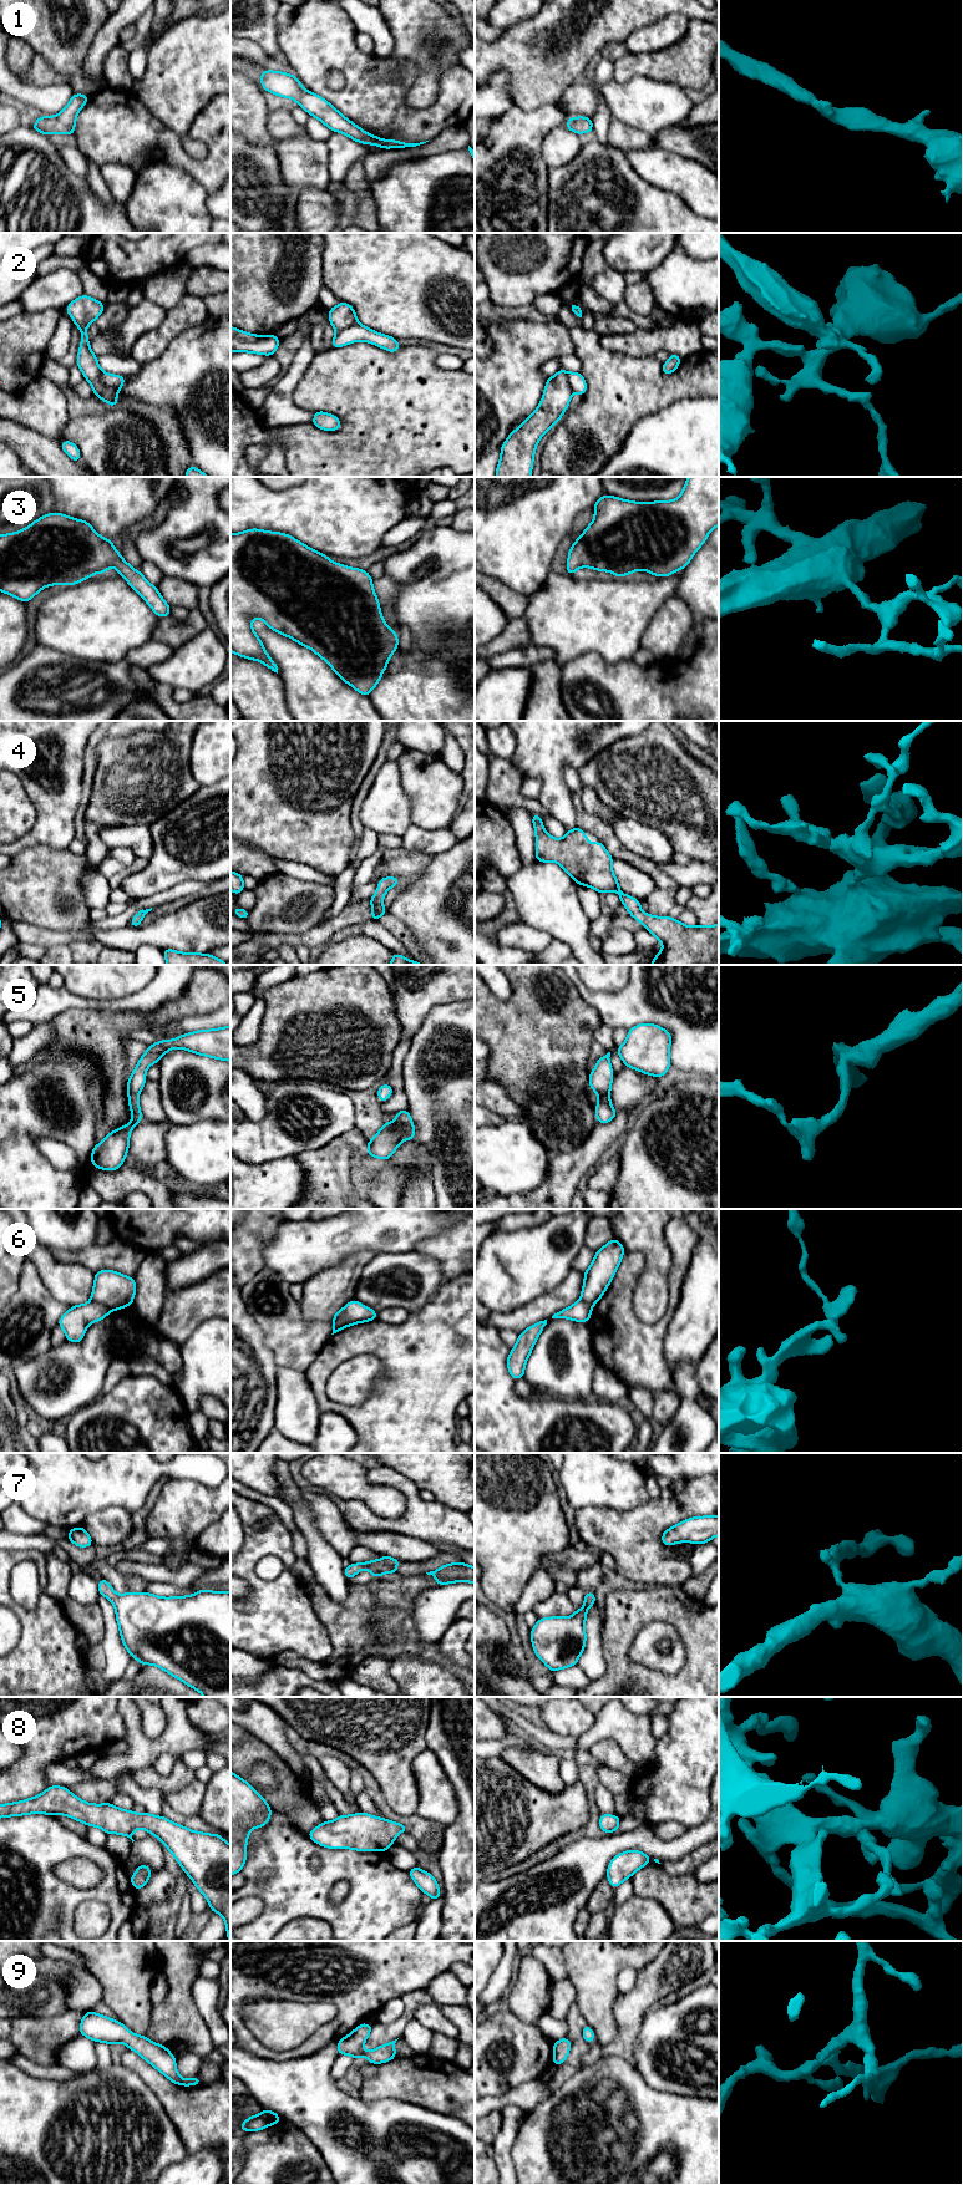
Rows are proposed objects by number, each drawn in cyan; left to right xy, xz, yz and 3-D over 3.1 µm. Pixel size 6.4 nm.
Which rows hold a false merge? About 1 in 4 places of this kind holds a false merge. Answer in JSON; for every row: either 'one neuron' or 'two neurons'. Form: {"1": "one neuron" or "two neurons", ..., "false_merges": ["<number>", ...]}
{"1": "one neuron", "2": "two neurons", "3": "one neuron", "4": "one neuron", "5": "one neuron", "6": "two neurons", "7": "one neuron", "8": "one neuron", "9": "one neuron", "false_merges": ["2", "6"]}

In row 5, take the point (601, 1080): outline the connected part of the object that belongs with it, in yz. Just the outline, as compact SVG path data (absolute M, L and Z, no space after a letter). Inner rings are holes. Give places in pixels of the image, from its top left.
M610 1052L595 1062L595 1068L589 1073L589 1087L597 1093L598 1103L595 1118L598 1123L609 1123L618 1111L610 1104L610 1086L614 1077L609 1061Z

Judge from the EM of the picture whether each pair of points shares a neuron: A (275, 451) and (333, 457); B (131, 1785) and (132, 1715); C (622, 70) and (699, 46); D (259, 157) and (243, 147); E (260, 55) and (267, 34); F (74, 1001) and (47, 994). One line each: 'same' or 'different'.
A: different
B: different
C: same
D: same
E: different
F: same

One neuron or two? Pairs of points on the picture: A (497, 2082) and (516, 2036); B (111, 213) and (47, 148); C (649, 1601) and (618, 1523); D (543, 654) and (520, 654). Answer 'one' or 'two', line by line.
A: one
B: one
C: two
D: one

